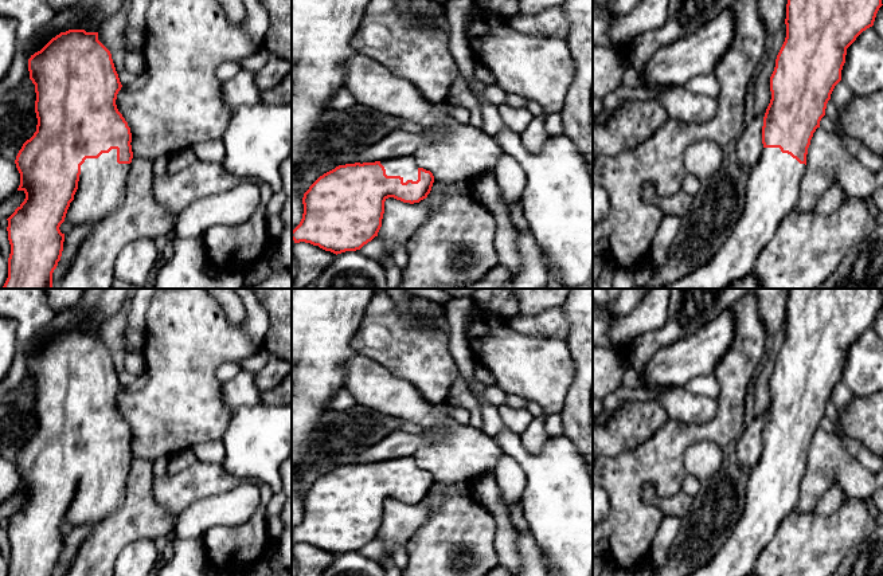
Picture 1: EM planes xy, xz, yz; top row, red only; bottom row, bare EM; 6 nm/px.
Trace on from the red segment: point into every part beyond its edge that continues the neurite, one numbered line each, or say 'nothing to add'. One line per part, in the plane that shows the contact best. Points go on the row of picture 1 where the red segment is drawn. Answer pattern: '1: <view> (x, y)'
1: xy (101, 189)

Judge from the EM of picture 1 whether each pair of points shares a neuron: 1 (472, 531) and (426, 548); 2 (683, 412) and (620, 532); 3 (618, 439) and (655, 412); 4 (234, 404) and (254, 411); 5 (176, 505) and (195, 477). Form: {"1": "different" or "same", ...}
{"1": "same", "2": "different", "3": "same", "4": "different", "5": "same"}

